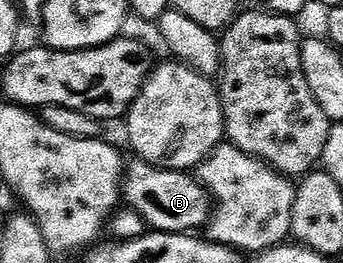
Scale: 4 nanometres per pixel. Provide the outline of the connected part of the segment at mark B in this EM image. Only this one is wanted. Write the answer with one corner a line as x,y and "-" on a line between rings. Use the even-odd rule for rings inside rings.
133,161
128,164
123,180
123,199
132,210
141,215
146,228
167,233
197,233
208,224
211,214
211,196
209,190
201,186
200,178
184,171
168,171
162,167
152,167
150,163

